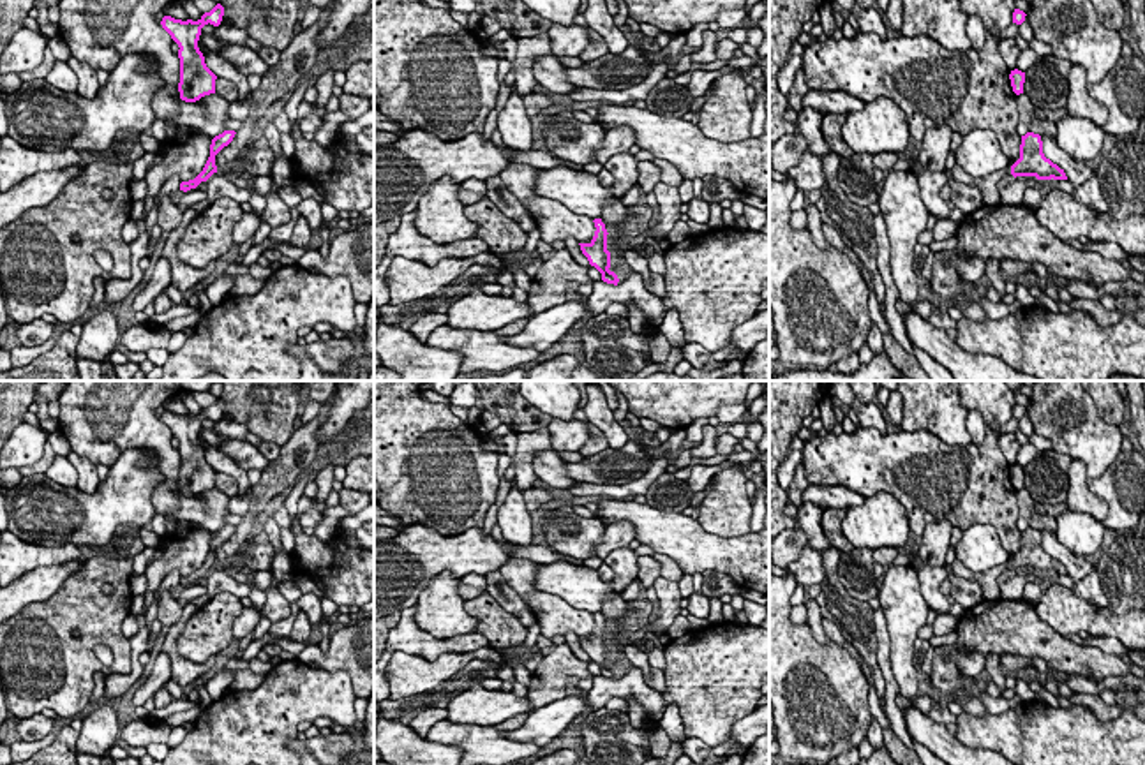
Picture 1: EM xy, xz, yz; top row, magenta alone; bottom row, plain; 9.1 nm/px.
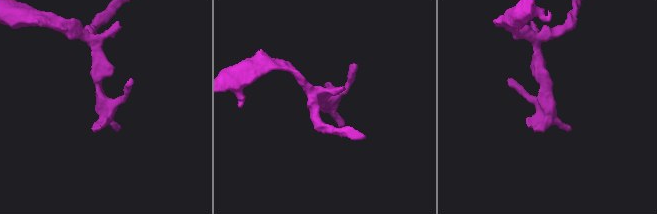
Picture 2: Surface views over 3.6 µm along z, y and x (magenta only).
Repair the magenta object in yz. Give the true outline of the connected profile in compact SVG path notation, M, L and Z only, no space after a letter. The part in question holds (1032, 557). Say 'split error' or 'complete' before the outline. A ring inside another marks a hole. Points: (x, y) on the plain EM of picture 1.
complete; M1034 527L1022 531L1020 553L1011 561L1011 569L1014 573L1036 571L1037 575L1067 575L1064 564L1044 552L1041 531Z

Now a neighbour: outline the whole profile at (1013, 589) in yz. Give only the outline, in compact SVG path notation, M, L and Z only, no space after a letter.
M1016 571L1007 582L999 585L1000 598L1004 598L1004 599L1023 598L1025 583L1027 583L1027 571Z

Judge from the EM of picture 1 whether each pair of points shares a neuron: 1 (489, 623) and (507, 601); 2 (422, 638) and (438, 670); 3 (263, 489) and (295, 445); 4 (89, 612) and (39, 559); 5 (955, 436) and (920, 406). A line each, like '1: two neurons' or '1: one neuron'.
1: two neurons
2: two neurons
3: one neuron
4: two neurons
5: one neuron

